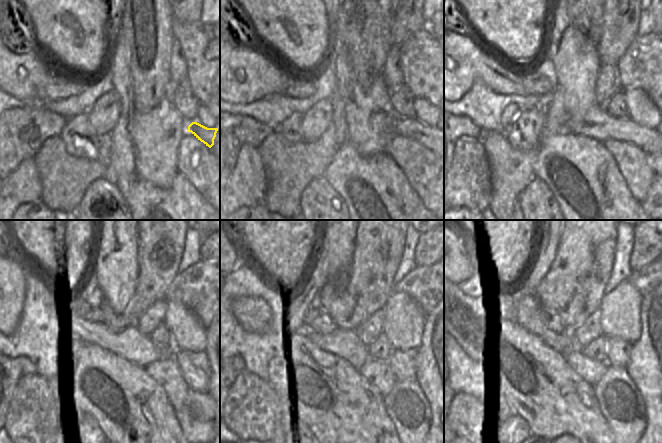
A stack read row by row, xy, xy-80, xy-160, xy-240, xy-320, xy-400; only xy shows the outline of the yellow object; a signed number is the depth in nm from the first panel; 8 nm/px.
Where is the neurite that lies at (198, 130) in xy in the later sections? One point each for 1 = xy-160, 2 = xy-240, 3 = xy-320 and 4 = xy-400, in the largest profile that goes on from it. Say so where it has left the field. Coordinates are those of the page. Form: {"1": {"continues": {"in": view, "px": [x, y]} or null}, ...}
{"1": {"continues": {"in": "xy-160", "px": [596, 124]}}, "2": {"continues": {"in": "xy-240", "px": [129, 343]}}, "3": {"continues": {"in": "xy-320", "px": [346, 344]}}, "4": {"continues": {"in": "xy-400", "px": [573, 345]}}}

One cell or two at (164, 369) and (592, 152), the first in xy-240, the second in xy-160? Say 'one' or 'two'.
two

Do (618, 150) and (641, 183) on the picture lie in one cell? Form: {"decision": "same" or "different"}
{"decision": "same"}

